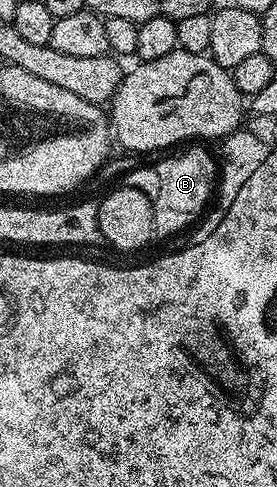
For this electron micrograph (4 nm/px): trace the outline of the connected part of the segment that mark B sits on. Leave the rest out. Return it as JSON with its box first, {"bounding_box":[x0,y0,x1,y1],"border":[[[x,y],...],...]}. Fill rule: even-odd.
{"bounding_box":[152,146,218,236],"border":[[[188,146],[177,156],[168,156],[155,165],[158,178],[162,178],[162,186],[158,190],[158,198],[152,205],[154,214],[155,235],[172,236],[175,232],[191,229],[204,216],[214,196],[214,185],[218,177],[218,160],[207,152],[204,146]]]}

